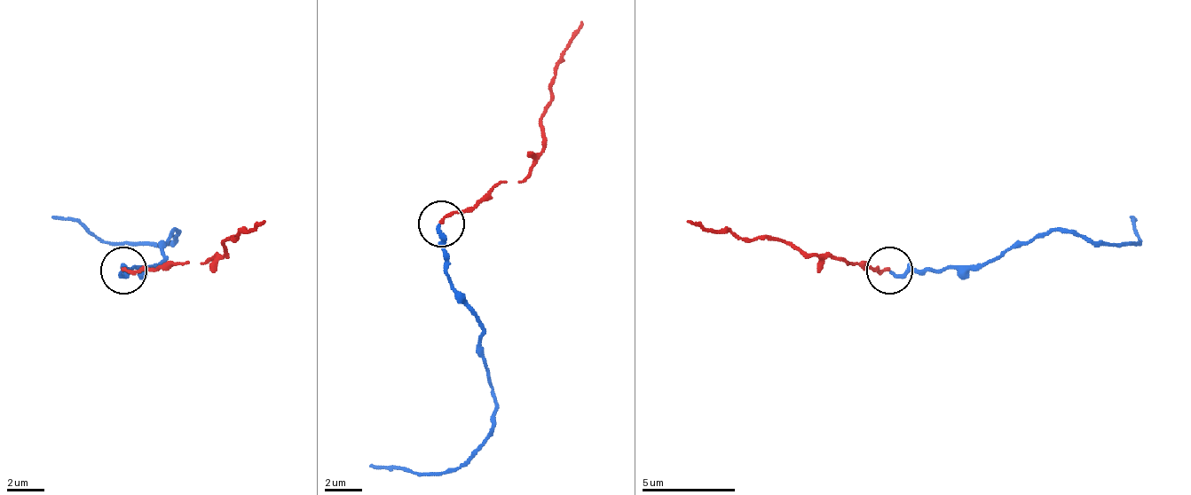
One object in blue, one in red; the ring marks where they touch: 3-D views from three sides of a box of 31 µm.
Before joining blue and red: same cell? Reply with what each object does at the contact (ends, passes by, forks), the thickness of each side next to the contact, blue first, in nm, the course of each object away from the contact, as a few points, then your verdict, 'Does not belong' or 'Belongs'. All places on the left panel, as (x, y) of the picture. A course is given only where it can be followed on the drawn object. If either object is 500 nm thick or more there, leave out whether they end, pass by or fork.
At the ring blue ends. At the ring red ends. Thickness 200 nm (blue) against 160 nm. Course of blue: (120, 269), (153, 269), (176, 231), (176, 236), (138, 246), (97, 241), (78, 223), (50, 217). Course of red: (124, 269), (213, 260), (232, 236), (236, 241), (264, 223). Belongs

